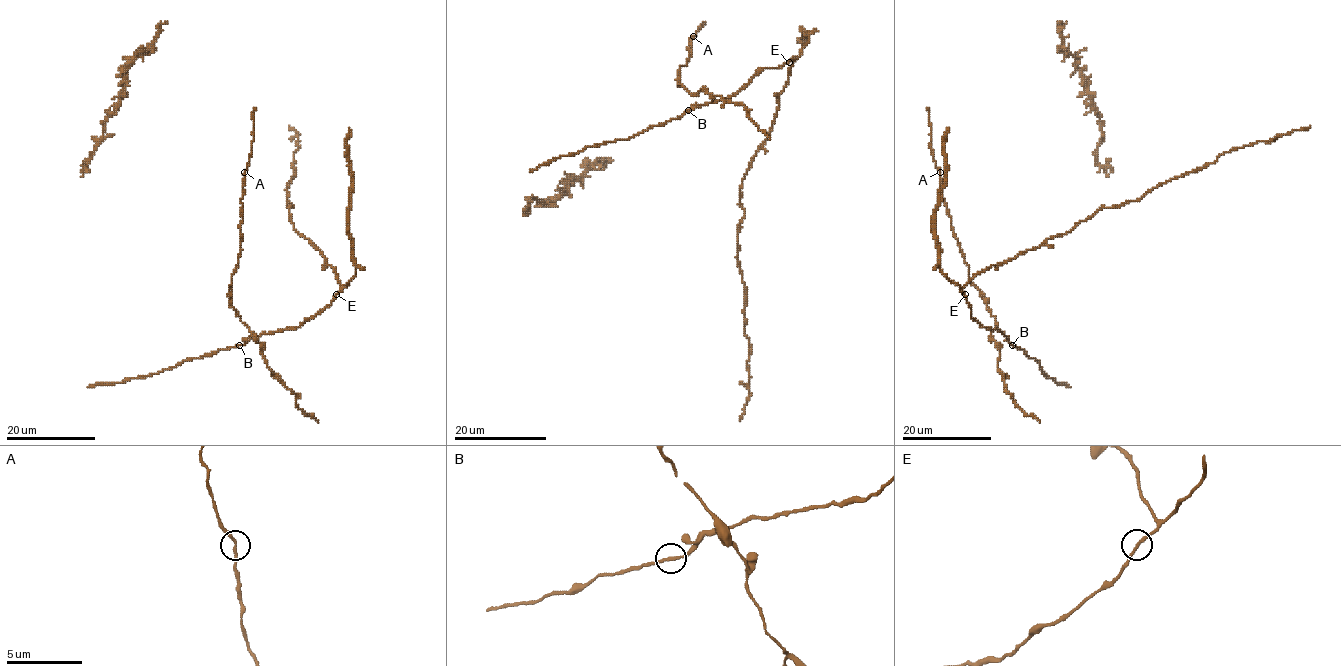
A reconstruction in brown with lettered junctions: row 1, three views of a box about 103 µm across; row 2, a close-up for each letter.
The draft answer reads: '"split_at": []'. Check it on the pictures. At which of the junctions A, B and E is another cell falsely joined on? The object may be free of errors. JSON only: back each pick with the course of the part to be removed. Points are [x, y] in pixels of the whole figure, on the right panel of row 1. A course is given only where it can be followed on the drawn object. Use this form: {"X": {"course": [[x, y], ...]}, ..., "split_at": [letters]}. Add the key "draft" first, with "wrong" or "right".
{"draft": "right", "split_at": []}

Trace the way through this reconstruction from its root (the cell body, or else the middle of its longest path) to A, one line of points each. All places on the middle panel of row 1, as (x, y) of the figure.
A: (688, 93), (678, 82), (678, 71), (690, 58), (687, 48), (691, 47), (690, 40), (693, 36)

